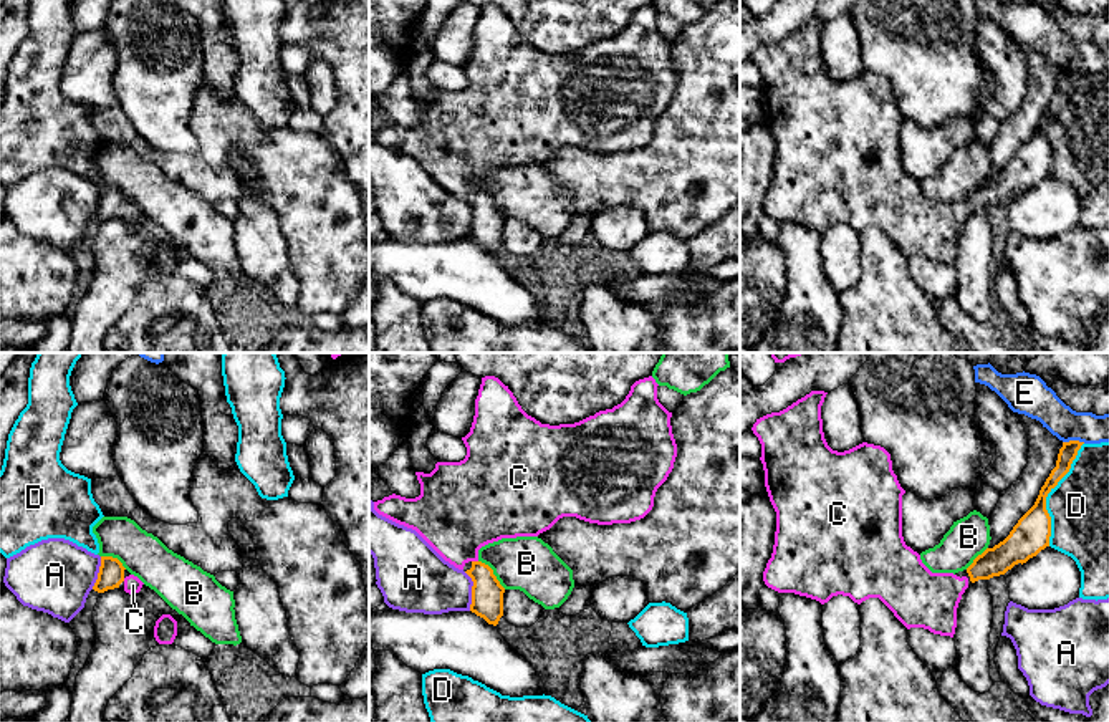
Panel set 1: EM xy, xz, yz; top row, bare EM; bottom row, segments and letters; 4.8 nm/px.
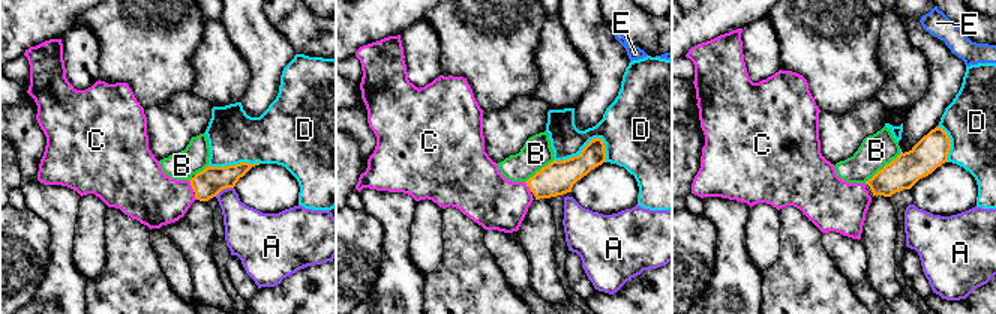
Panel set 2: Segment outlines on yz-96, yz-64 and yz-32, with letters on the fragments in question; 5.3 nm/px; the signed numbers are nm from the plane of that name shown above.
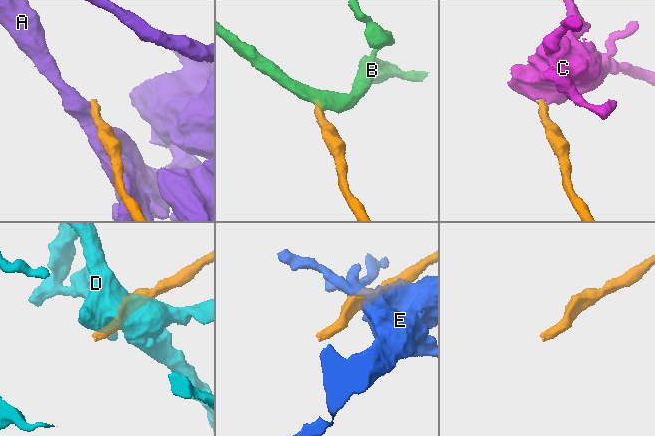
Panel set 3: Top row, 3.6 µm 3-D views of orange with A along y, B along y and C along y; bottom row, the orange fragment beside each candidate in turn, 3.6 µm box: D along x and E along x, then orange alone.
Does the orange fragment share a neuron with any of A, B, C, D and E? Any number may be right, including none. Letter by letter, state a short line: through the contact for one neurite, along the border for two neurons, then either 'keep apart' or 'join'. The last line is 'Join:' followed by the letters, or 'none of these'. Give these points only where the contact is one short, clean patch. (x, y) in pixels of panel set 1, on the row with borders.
A: line xz (464, 572), (472, 582), (470, 610); keep apart
B: line xz (479, 560), (492, 570), (505, 588); keep apart
C: line xz (487, 593), (475, 562), (457, 540), (457, 514); join
D: keep apart
E: keep apart
Join: C

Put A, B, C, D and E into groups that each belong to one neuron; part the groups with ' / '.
A / B / C / D / E

